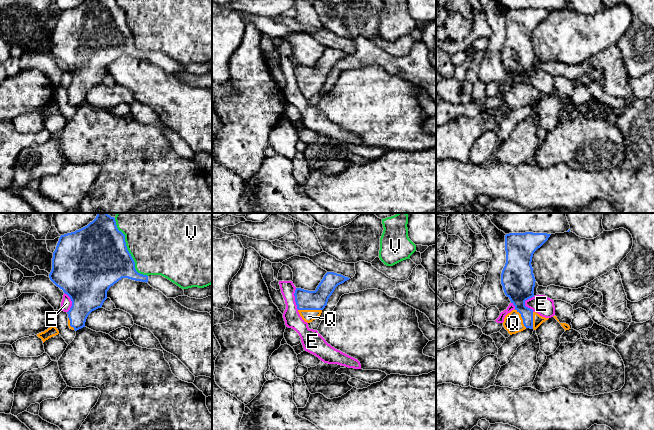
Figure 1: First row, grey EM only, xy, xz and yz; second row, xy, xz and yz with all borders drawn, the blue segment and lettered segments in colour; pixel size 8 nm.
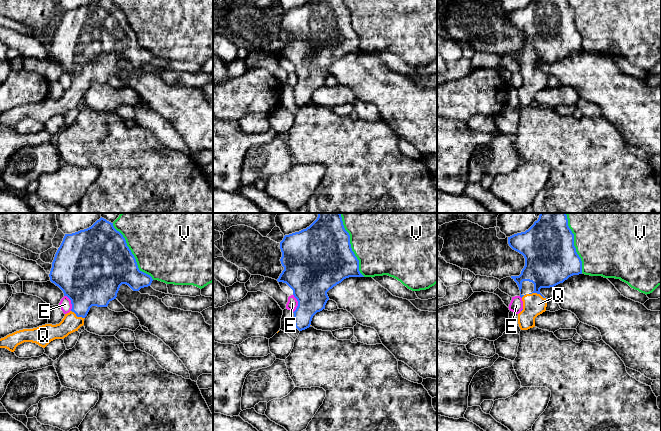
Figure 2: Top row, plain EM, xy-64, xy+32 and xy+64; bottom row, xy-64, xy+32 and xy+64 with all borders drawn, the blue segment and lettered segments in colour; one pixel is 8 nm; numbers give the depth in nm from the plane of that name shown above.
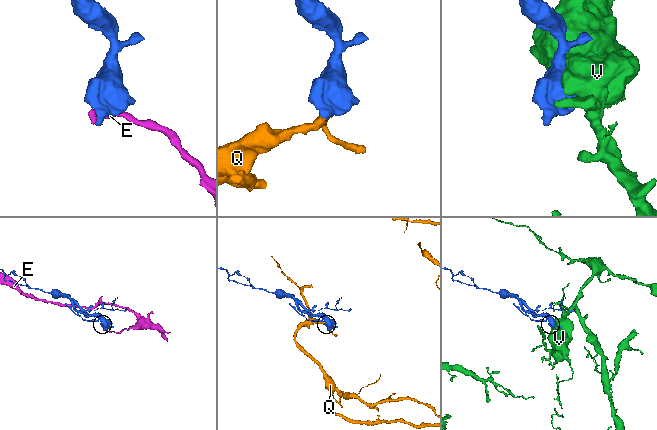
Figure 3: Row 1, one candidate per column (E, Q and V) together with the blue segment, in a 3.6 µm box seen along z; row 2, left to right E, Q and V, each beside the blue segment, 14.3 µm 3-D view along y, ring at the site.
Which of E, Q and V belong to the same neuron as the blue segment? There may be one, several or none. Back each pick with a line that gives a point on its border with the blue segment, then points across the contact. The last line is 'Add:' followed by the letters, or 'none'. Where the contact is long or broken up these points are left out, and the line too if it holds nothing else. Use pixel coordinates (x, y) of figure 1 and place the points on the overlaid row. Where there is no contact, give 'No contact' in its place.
Q: Touches blue at xz (310, 309). Path across: xz (305, 300), (310, 309), (308, 316)
Add: Q

